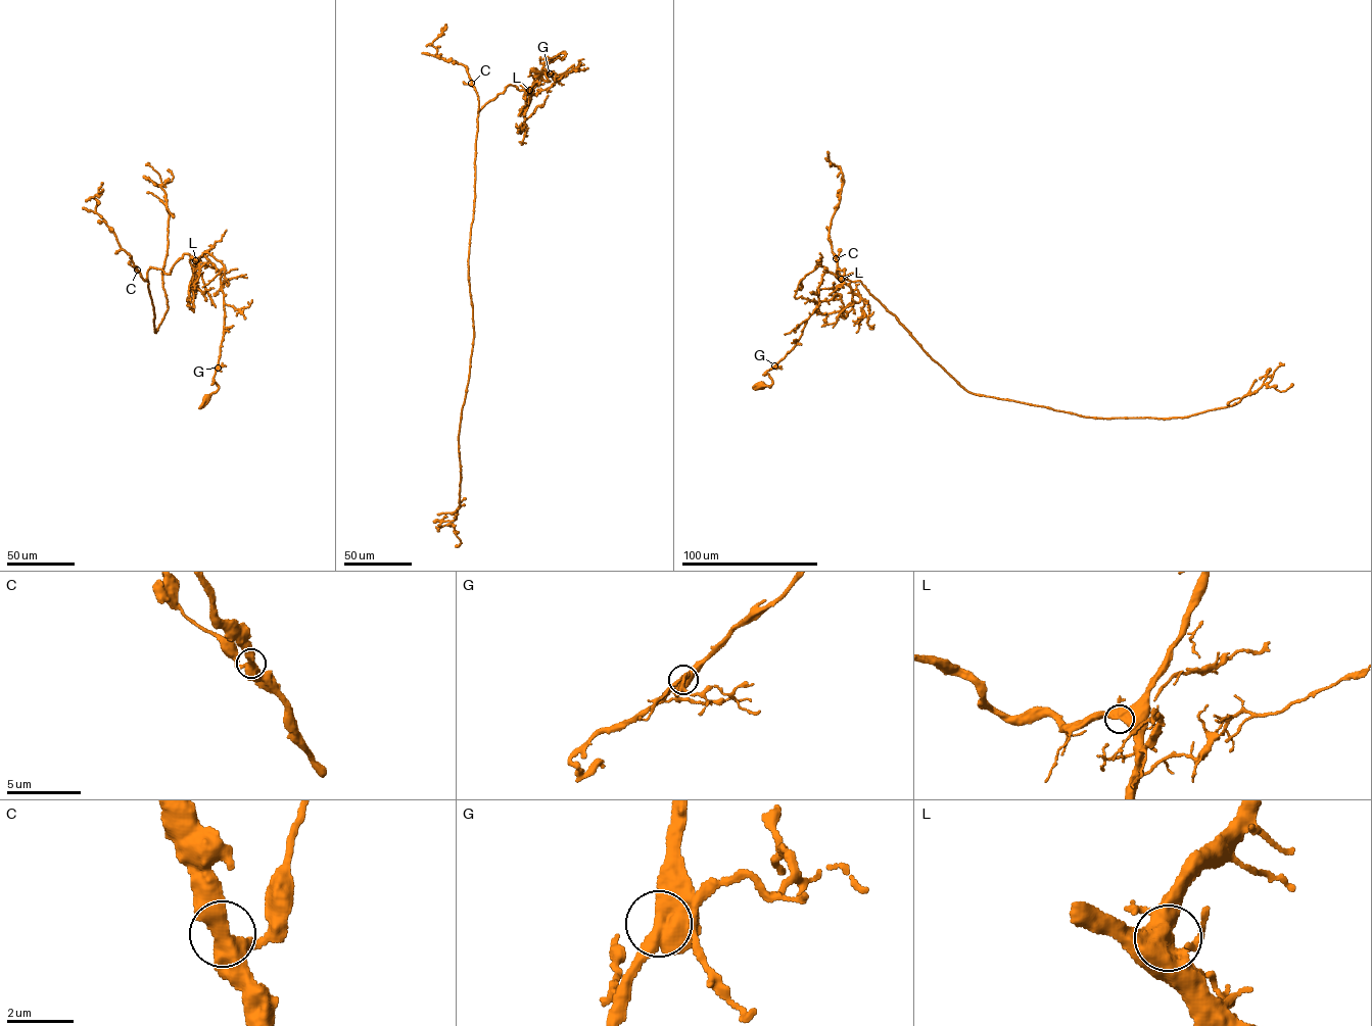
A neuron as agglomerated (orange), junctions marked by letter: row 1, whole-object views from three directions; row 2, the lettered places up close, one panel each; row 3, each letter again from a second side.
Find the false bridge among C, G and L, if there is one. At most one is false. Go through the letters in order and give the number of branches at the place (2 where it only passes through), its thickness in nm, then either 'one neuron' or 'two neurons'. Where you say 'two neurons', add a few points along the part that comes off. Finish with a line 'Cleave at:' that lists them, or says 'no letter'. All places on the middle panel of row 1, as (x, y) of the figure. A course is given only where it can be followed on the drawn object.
C: 3 | 440 nm | one neuron
G: 3 | 440 nm | one neuron
L: 3 | 460 nm | one neuron
Cleave at: no letter

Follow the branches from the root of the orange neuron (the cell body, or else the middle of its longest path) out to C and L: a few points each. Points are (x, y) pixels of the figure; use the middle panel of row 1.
C: (538, 74), (549, 81), (547, 69), (559, 79), (543, 70), (530, 89), (509, 85), (478, 112), (471, 83)
L: (538, 74), (549, 81), (547, 69), (554, 80), (559, 79), (552, 71), (543, 70), (529, 90)

